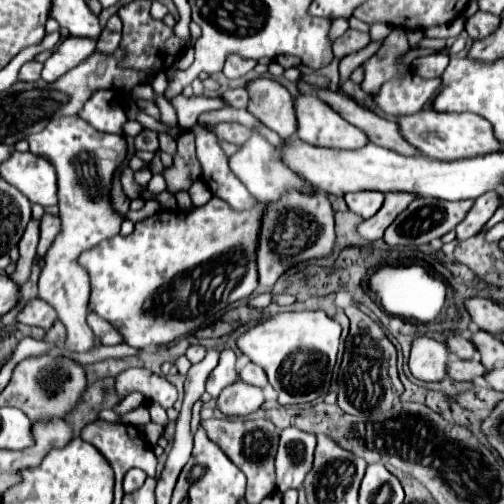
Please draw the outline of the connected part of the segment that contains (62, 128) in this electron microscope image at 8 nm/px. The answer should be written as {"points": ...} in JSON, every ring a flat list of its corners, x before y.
{"points":[[78,116,54,118,42,132,30,134,26,140,32,154,50,160,58,170,58,208,62,220,62,232,46,252,46,264,40,272,38,292,42,300,56,308,58,318,68,330,64,348,70,352,88,352,96,348,98,342,86,324,90,294,88,274,76,266,76,258,84,250,120,232,122,216,110,208,108,192,112,174,118,162,122,162,126,156,126,140,122,134,100,134,98,130,92,130,88,122,80,122]]}

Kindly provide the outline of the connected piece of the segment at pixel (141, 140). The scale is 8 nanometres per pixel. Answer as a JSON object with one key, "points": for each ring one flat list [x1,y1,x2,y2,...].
{"points":[[142,130,142,134,136,138,136,150,146,150,146,152,156,152,158,148,158,132,152,130]]}

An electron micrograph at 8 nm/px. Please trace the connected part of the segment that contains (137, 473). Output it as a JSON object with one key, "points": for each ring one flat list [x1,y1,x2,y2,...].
{"points":[[132,468,126,472,124,476,124,492,134,492,138,490,146,480,146,472,140,470,140,468]]}

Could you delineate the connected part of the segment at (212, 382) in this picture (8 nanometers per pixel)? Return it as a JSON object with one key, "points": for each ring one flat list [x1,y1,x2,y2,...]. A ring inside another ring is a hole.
{"points":[[226,346,220,354,220,362,214,368,206,381,206,392,213,398,217,398,218,394,236,380,236,354]]}

